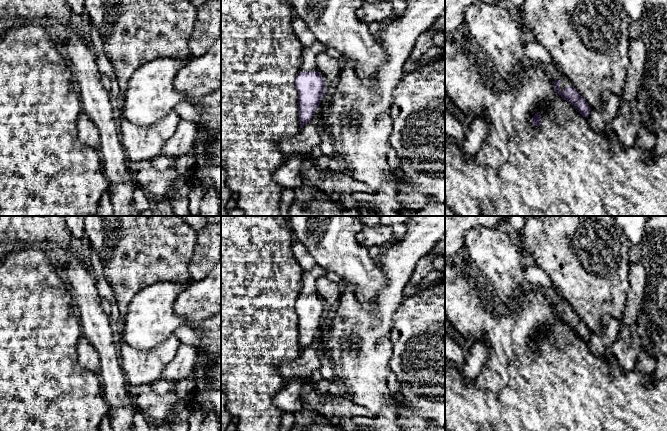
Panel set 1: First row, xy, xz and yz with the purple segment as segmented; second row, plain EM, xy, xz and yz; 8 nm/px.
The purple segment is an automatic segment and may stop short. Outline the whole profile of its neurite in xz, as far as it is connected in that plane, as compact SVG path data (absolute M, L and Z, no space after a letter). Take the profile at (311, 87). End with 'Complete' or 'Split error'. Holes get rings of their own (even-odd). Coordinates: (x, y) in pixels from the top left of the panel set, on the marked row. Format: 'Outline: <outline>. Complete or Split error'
Outline: M319 41L303 48L303 63L295 79L301 128L311 121L326 93L326 83L317 71L316 63L317 56L326 50L327 47Z. Split error

